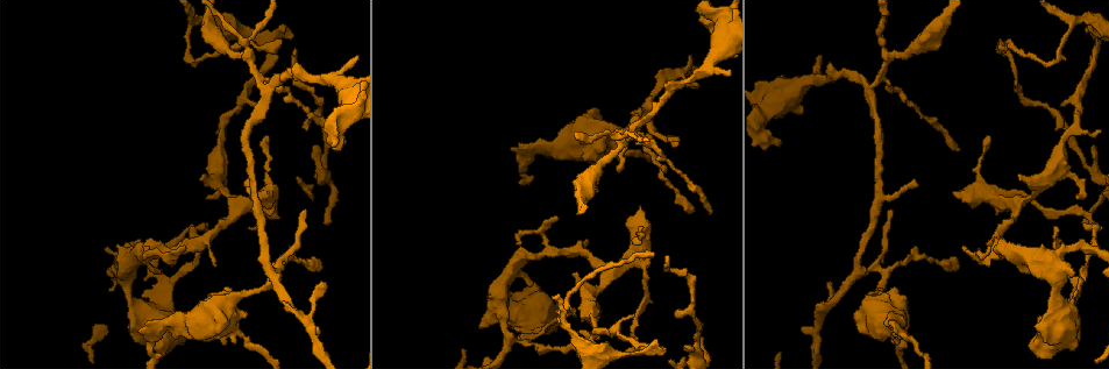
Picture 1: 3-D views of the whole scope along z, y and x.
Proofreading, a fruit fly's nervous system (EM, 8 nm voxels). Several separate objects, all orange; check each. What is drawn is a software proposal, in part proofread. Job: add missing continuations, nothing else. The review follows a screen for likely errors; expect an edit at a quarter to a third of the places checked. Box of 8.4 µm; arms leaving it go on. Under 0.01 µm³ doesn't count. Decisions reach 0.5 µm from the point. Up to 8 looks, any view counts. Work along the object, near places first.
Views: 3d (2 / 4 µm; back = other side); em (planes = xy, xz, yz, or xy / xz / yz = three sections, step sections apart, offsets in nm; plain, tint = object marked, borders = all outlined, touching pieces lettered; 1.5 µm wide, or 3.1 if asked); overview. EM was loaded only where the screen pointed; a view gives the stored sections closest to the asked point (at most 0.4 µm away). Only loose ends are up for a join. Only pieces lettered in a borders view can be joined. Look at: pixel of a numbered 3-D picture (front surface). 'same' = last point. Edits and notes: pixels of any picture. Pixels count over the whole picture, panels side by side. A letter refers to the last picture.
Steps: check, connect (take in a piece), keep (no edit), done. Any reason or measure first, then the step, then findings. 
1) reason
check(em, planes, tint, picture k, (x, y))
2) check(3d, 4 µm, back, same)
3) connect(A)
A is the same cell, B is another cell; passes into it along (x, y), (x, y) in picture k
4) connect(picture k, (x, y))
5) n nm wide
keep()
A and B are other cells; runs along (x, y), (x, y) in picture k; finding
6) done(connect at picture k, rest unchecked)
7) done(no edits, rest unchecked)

thin end
check(em, xz, step 4, tint, picture 1, (711, 213))

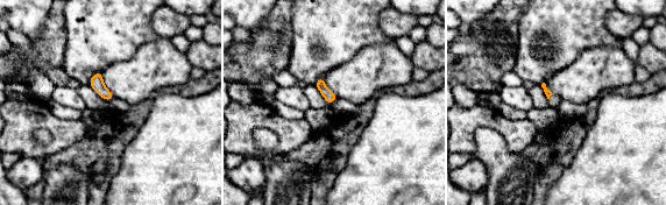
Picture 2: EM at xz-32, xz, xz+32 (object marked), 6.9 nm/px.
check(em, planes, borders, same)

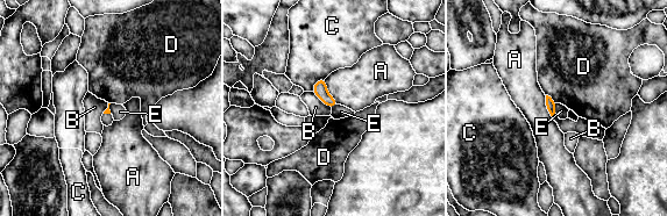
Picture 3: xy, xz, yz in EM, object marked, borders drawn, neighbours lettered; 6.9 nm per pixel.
keep()
A, B, C, D and E are other cells; none of them fits

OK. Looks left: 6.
branch stops here
check(em, planes, borders, picture 1, (304, 211))

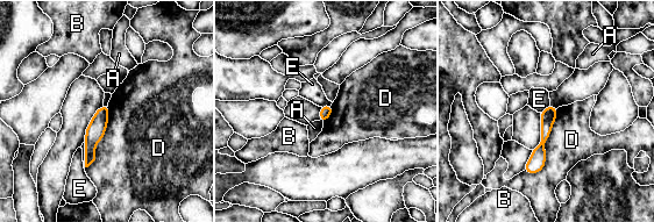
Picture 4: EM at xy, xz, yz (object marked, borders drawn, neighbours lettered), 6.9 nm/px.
keep()
A, B, D and E are other cells; none of them fits

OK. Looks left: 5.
thin end
check(3d, 4 µm, picture 1, (587, 240))

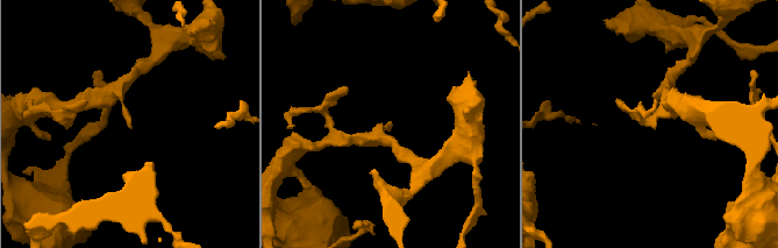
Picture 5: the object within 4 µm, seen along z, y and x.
need the tissue
check(em, planes, borders, picture 5, (128, 125))

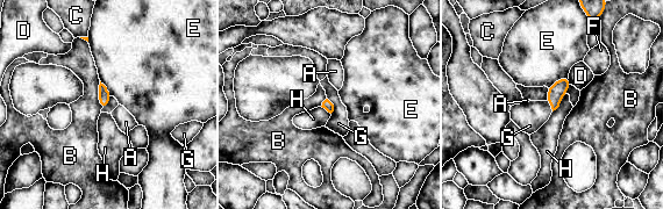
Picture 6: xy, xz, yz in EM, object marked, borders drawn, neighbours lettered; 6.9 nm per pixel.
keep()
A, B, C, D, E, F, G and H are other cells; border along (99, 81), (99, 106), (101, 108) in picture 6; no lettered piece goes on from it

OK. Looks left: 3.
done(no edits, rest unchecked)

